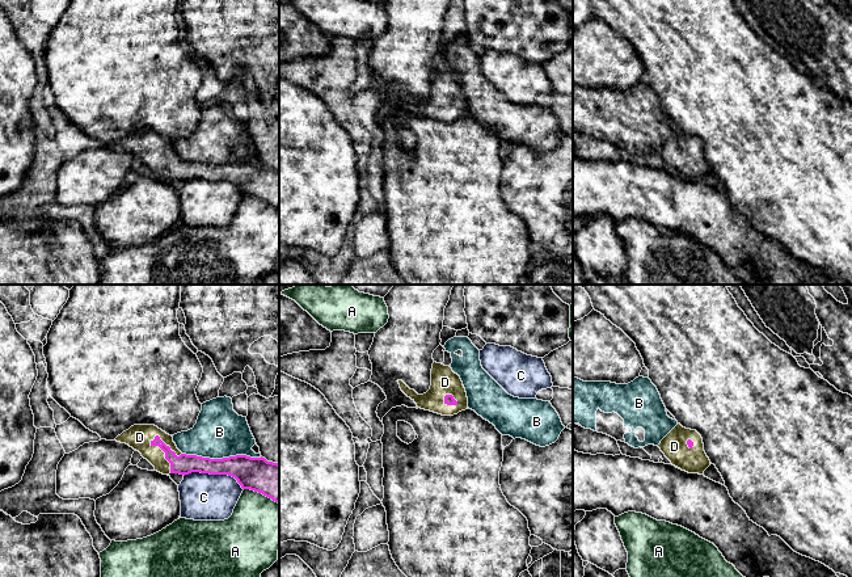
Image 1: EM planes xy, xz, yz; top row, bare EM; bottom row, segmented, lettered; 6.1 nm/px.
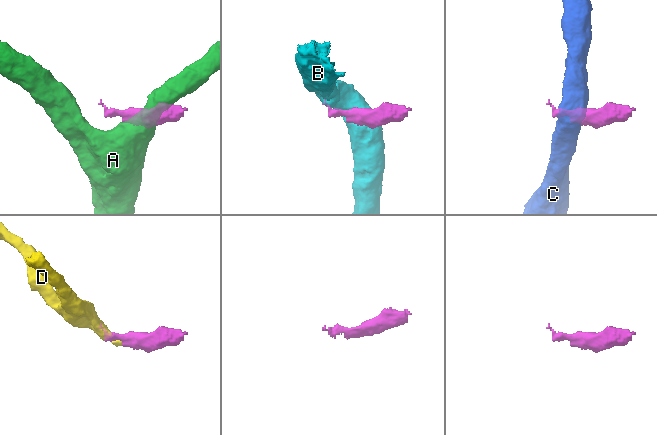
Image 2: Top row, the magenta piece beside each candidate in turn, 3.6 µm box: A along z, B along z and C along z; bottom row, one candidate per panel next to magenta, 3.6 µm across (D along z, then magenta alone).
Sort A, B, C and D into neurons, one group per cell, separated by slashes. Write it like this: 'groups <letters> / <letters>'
groups A / B / C / D

